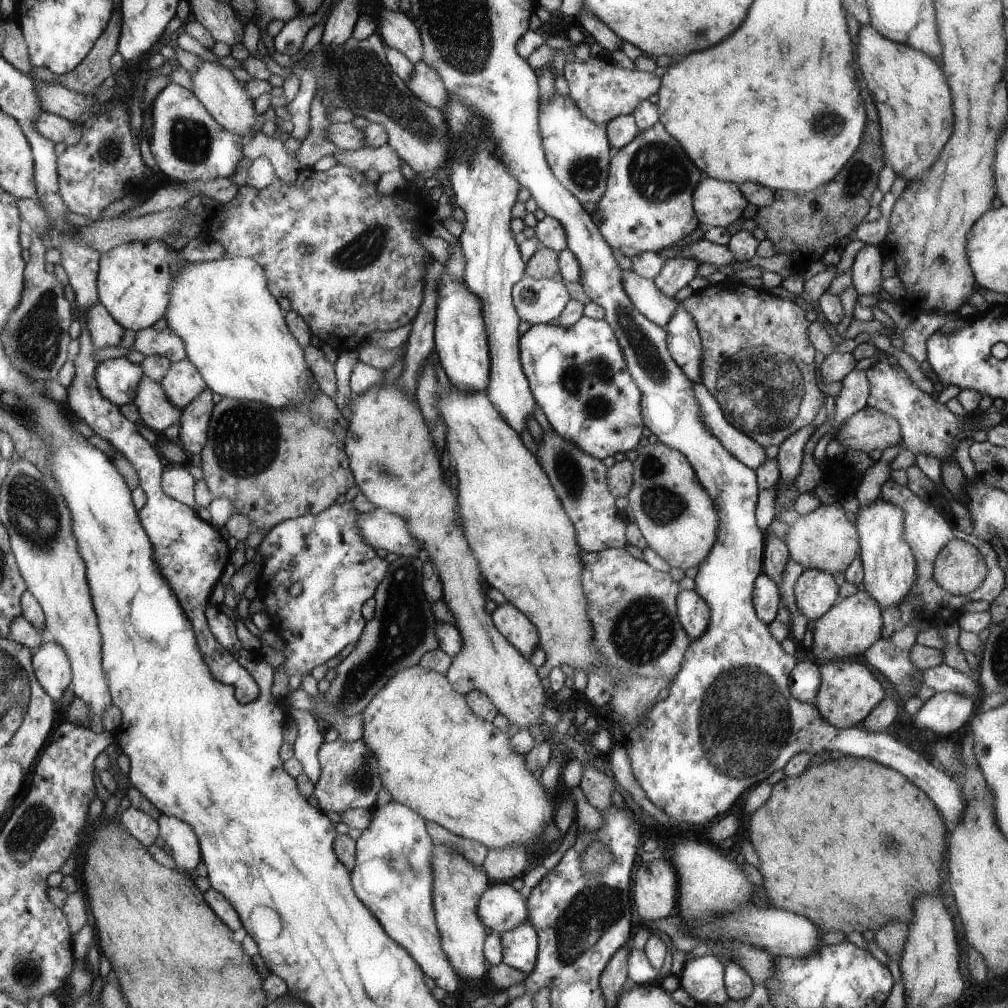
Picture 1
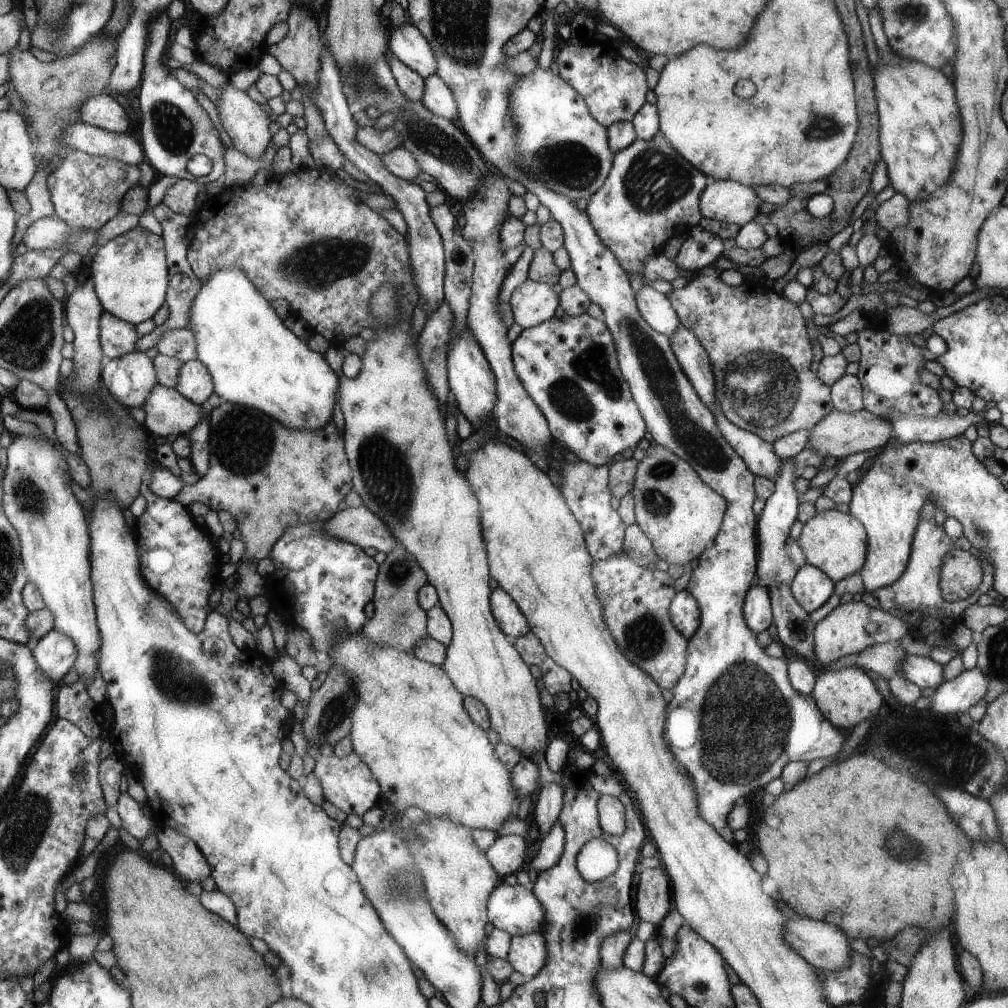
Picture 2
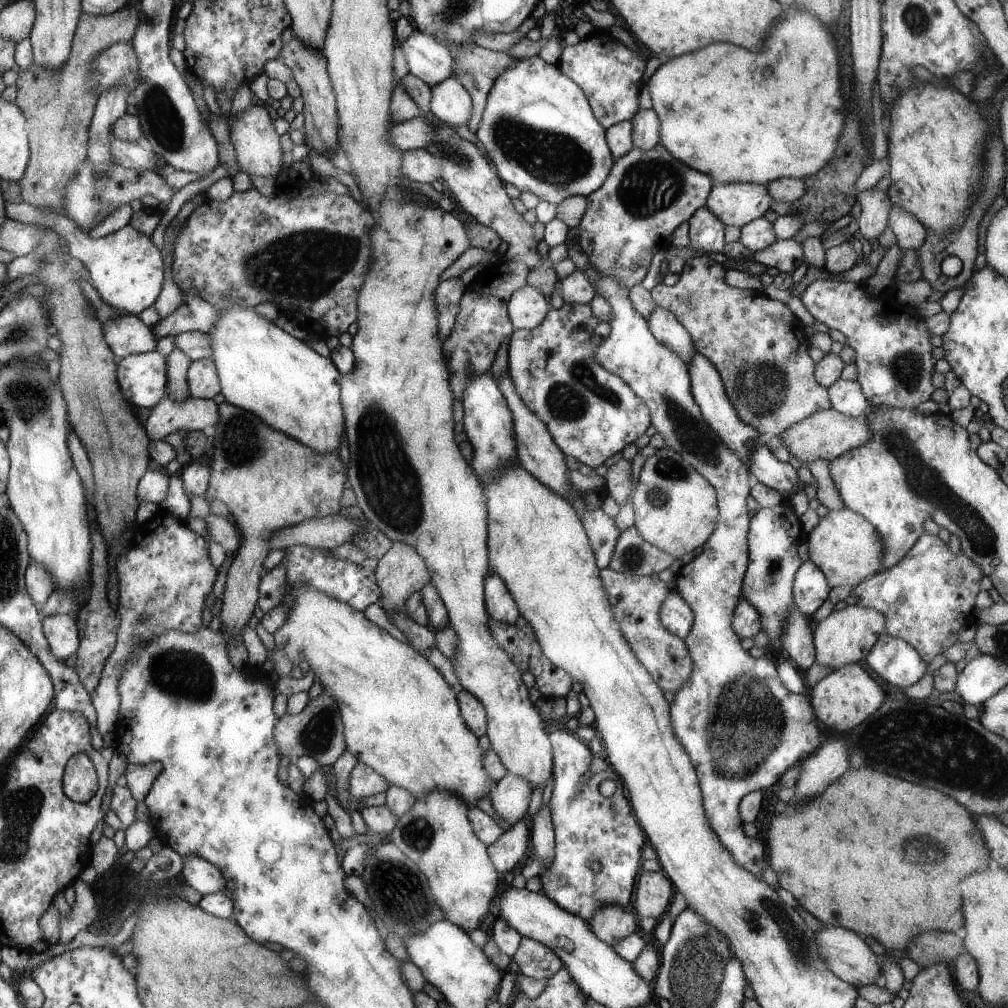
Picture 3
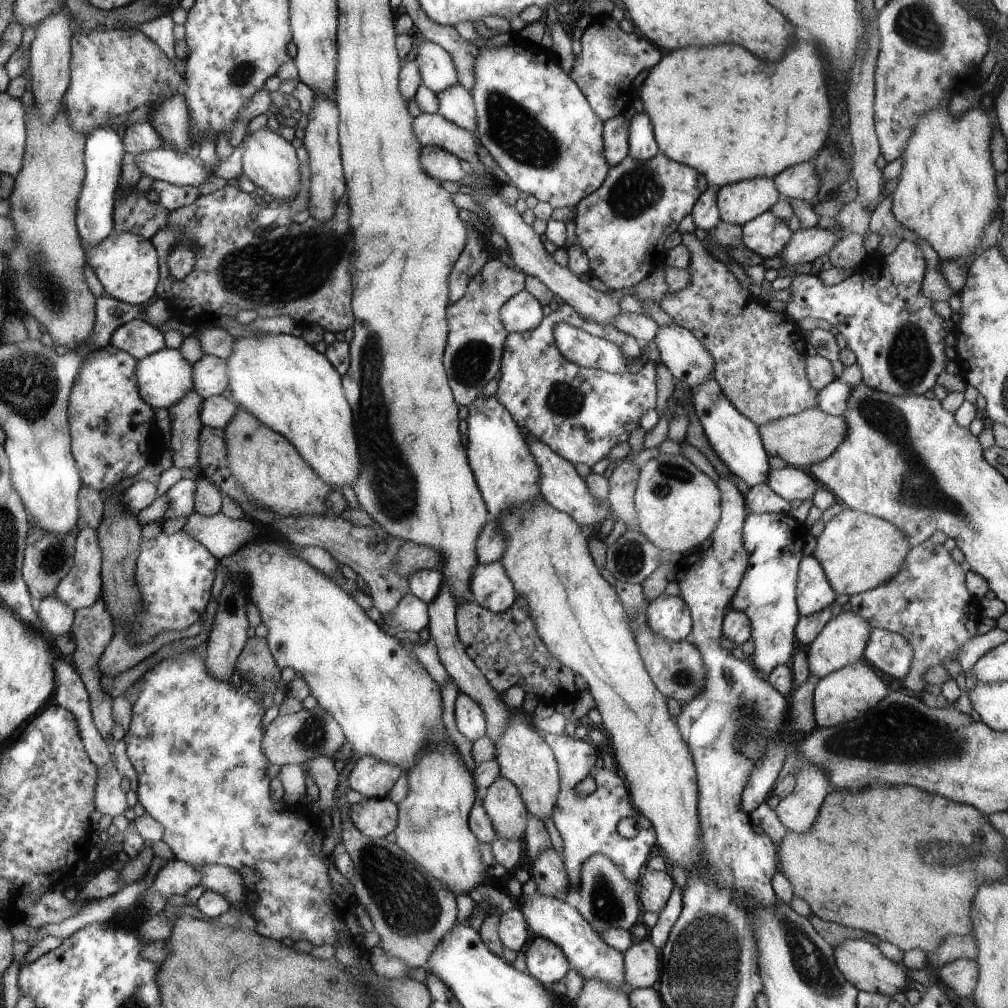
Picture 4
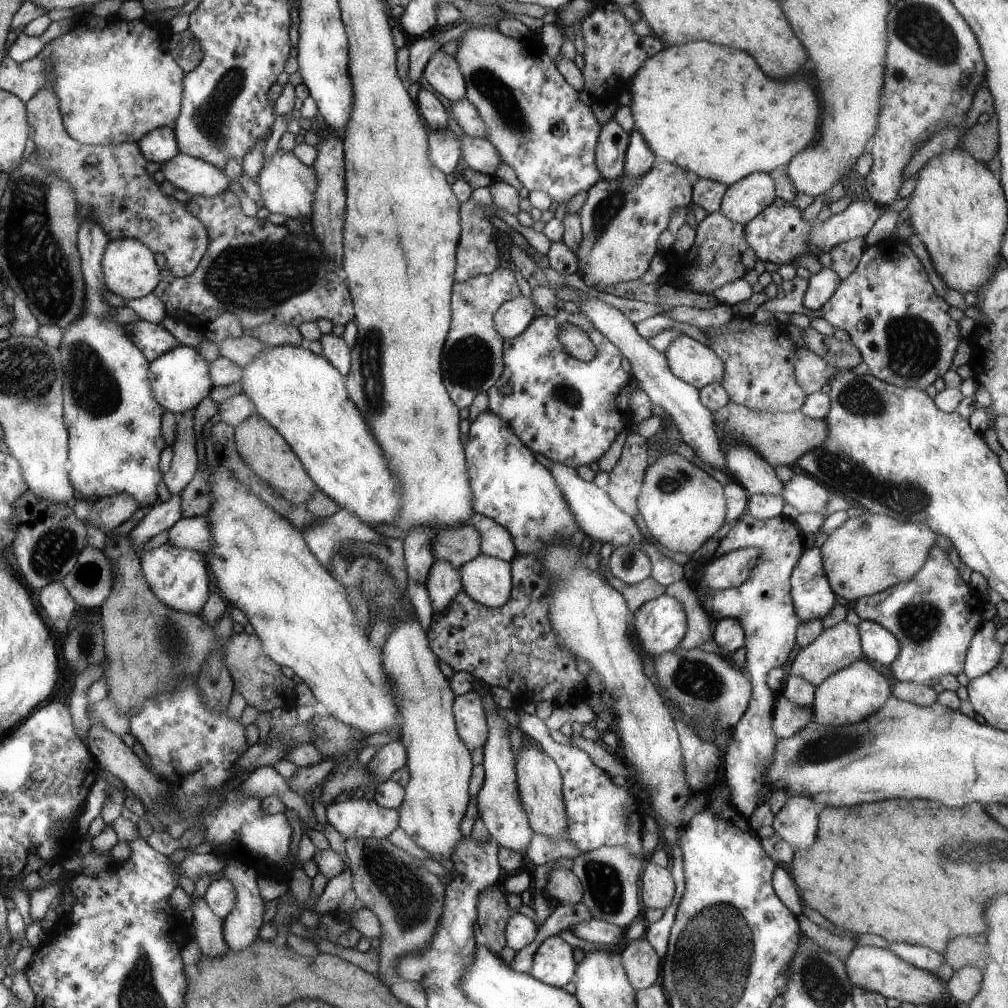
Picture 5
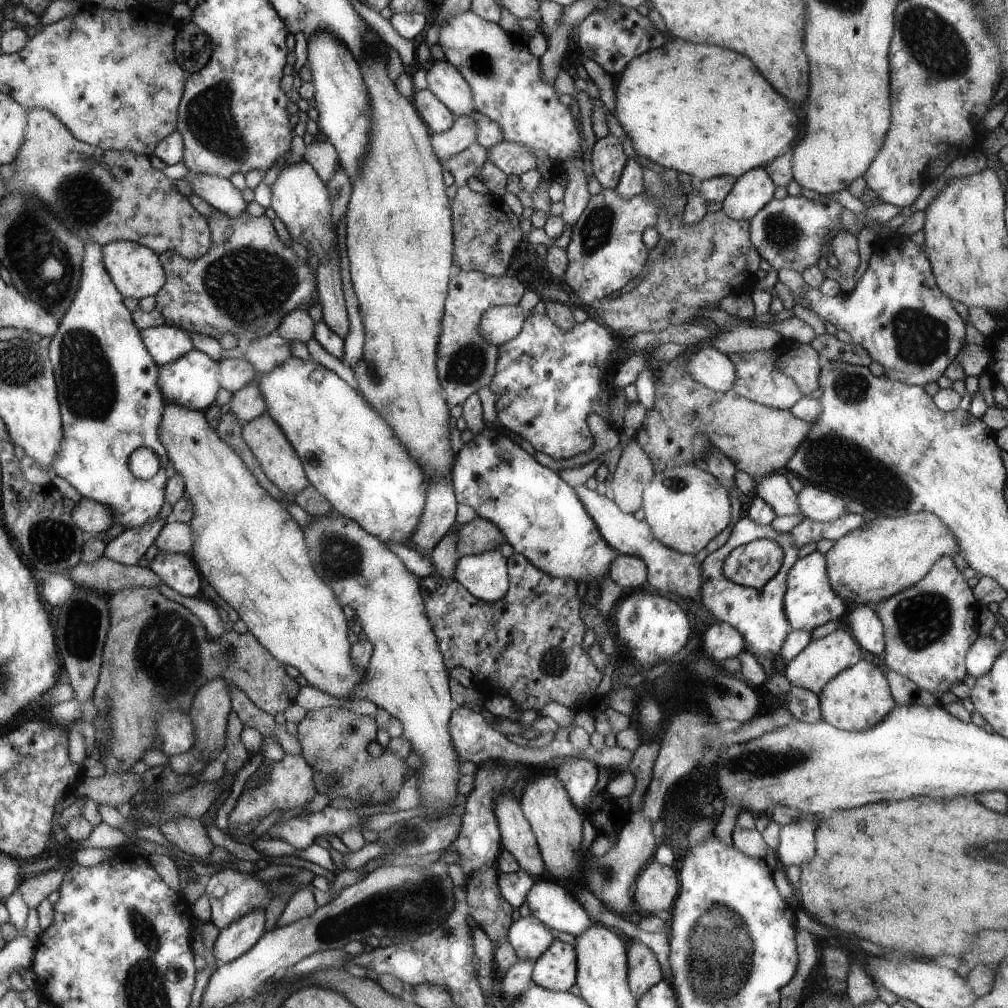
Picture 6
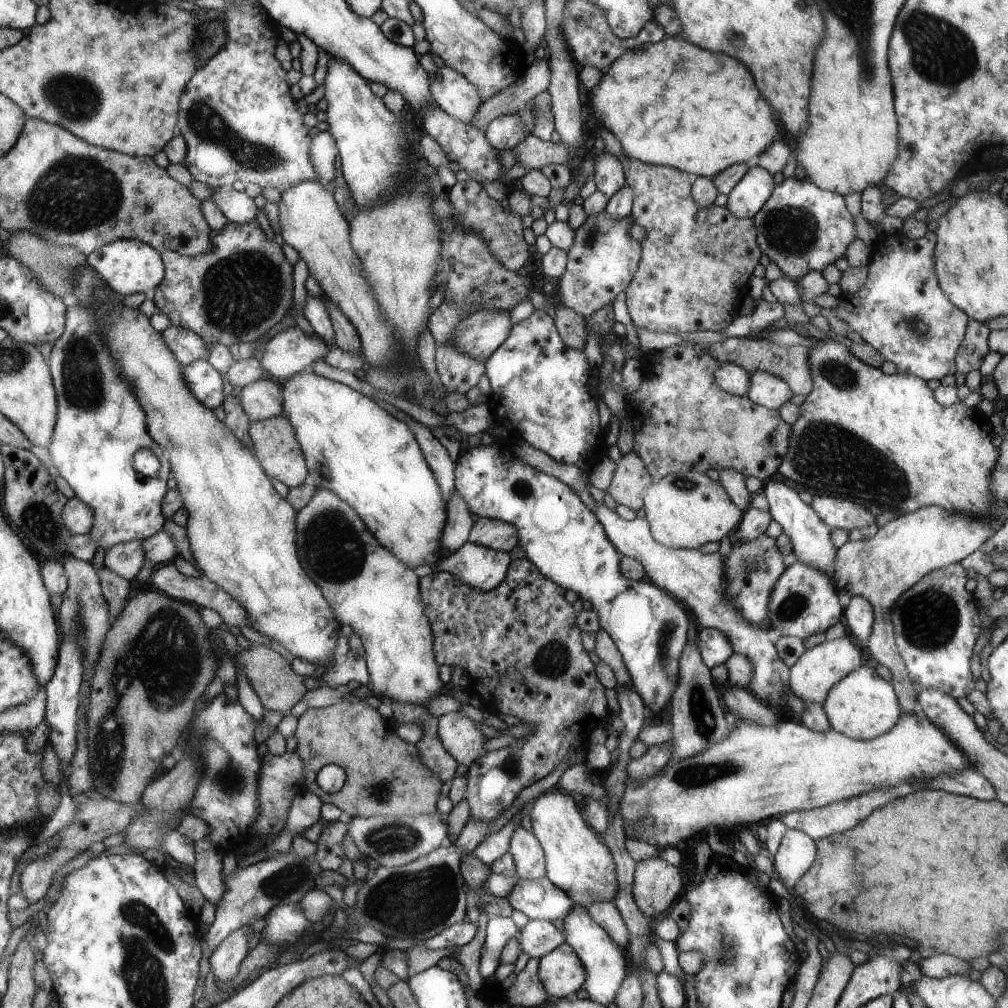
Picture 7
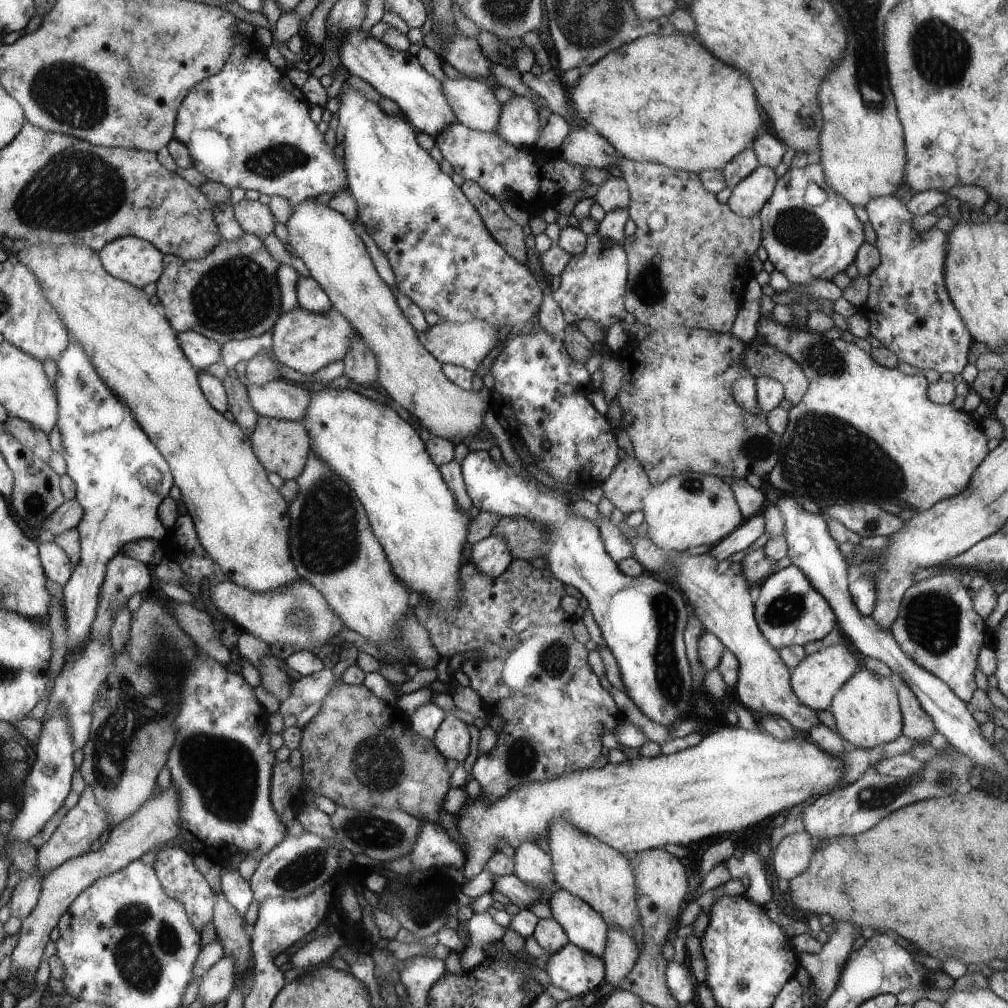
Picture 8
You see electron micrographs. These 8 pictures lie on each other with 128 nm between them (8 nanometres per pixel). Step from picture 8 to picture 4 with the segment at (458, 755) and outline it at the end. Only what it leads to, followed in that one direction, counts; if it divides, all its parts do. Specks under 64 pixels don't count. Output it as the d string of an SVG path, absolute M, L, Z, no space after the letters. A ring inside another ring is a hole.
M458 693L454 708L456 726L472 743L486 734L485 714L483 707L470 695Z

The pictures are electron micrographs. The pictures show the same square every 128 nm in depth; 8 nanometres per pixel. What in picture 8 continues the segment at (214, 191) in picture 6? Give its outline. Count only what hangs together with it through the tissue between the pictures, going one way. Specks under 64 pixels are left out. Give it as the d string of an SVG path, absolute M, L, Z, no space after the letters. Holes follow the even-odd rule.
M244 197L238 204L233 204L234 216L244 231L261 239L274 233L274 215L268 205L260 201L251 201Z

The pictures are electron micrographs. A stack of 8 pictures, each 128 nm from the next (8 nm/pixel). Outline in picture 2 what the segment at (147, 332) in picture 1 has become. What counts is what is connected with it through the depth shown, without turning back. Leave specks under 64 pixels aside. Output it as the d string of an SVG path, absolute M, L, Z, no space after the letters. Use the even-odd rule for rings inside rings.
M171 329L161 334L154 346L162 355L178 359L180 363L196 360L197 345L192 332L187 329Z

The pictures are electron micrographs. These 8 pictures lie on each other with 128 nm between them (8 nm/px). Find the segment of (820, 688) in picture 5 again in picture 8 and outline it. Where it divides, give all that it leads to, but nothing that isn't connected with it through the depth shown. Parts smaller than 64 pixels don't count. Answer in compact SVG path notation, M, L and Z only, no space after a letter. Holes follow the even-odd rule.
M860 669L835 695L832 712L836 730L852 746L862 749L877 748L880 744L893 742L903 734L903 712L895 676L880 676L869 669Z

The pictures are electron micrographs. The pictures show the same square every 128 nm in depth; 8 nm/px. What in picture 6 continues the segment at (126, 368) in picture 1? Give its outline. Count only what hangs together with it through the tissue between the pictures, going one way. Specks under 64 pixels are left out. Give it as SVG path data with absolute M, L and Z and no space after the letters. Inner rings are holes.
M194 349L182 359L159 367L158 383L168 400L176 400L176 404L182 404L184 408L205 412L216 403L217 393L221 388L219 366L213 358Z

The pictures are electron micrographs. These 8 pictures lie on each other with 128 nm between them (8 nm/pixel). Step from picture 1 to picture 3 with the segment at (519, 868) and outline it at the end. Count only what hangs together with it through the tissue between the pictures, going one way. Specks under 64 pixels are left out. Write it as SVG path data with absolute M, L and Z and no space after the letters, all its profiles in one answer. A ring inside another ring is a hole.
M524 819L505 830L494 844L487 846L491 860L498 871L512 872L518 866L523 853L526 852L530 840L531 825Z

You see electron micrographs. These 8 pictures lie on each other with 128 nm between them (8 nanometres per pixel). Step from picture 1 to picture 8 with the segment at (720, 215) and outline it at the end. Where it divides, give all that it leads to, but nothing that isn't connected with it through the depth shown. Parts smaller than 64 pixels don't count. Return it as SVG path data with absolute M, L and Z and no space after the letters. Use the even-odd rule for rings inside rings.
M758 165L744 180L733 186L727 203L742 217L756 216L771 199L776 183L774 170Z

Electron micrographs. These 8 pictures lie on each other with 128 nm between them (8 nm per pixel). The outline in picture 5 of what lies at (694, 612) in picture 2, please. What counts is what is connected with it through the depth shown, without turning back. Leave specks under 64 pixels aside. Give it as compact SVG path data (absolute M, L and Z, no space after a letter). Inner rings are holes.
M670 594L642 604L633 613L632 626L641 650L653 658L677 648L688 630L684 608Z

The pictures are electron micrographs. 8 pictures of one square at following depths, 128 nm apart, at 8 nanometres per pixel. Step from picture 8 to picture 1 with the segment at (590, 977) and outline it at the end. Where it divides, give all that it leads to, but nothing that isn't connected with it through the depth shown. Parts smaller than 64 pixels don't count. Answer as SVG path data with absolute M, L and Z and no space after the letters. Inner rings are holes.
M530 921L510 932L501 932L503 962L529 975L535 970L539 956L539 936Z

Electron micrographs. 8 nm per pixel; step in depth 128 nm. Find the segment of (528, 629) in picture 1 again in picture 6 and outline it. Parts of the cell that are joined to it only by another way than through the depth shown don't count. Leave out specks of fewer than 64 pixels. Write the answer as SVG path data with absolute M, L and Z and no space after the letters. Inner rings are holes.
M500 550L460 557L454 568L454 578L481 601L498 602L510 587L507 558Z

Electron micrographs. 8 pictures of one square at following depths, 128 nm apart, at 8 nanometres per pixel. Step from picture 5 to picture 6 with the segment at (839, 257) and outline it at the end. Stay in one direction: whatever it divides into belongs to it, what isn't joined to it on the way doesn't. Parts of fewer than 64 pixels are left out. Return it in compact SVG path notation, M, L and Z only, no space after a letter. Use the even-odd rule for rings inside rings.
M844 230L840 231L835 240L831 243L832 254L838 258L838 270L840 270L839 284L844 292L854 288L856 270L860 266L860 252L858 240L855 236Z

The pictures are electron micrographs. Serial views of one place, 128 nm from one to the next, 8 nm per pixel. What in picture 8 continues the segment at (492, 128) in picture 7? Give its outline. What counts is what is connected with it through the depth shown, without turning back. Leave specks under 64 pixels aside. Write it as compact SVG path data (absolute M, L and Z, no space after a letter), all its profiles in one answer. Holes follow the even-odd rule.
M517 95L503 105L497 133L512 144L534 148L540 138L540 124L543 122L541 112L531 98Z

